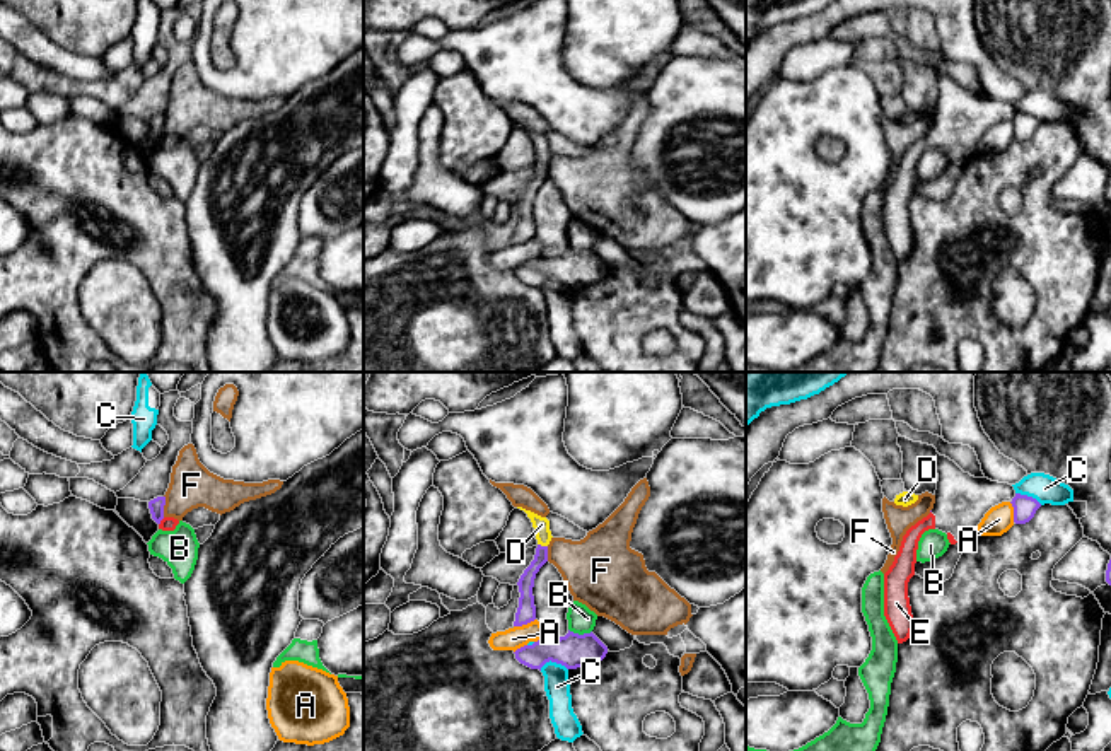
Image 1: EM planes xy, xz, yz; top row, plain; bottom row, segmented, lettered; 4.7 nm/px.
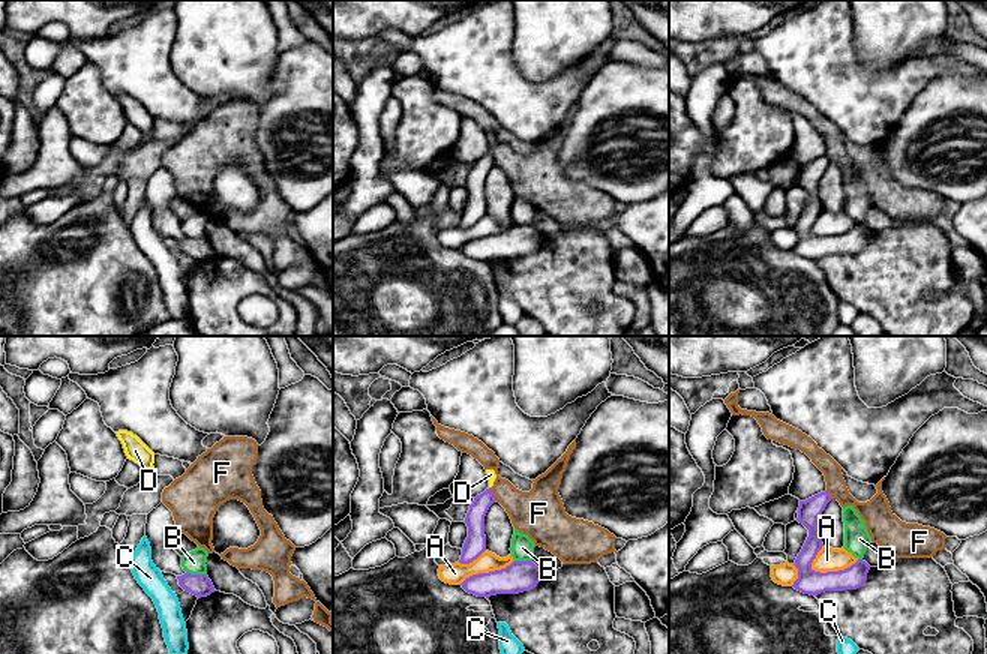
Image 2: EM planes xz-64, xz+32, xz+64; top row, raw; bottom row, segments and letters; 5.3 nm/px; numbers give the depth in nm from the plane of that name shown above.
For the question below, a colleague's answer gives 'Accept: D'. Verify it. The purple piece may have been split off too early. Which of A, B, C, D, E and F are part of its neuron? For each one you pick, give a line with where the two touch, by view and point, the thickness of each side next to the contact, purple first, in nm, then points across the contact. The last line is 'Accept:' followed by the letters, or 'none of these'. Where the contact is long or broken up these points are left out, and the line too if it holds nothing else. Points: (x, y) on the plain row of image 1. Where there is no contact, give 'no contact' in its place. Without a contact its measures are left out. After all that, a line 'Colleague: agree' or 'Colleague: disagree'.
D: xz (543, 164) | 80/80 nm | across xz (526, 200), (541, 174), (543, 164), (541, 142)
Accept: D
Colleague: agree

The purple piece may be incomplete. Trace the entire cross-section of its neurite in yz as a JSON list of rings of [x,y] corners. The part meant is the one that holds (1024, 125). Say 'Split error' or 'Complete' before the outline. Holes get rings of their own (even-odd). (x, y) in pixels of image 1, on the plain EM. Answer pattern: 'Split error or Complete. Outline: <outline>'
Complete. Outline: [[[1015,111],[1010,121],[1014,125],[1015,142],[1029,140],[1034,135],[1036,128],[1041,125],[1041,121],[1036,116],[1021,111]]]

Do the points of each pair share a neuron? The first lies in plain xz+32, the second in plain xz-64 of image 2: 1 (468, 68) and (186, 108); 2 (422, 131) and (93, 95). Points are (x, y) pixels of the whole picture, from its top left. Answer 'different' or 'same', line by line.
1: same
2: same

